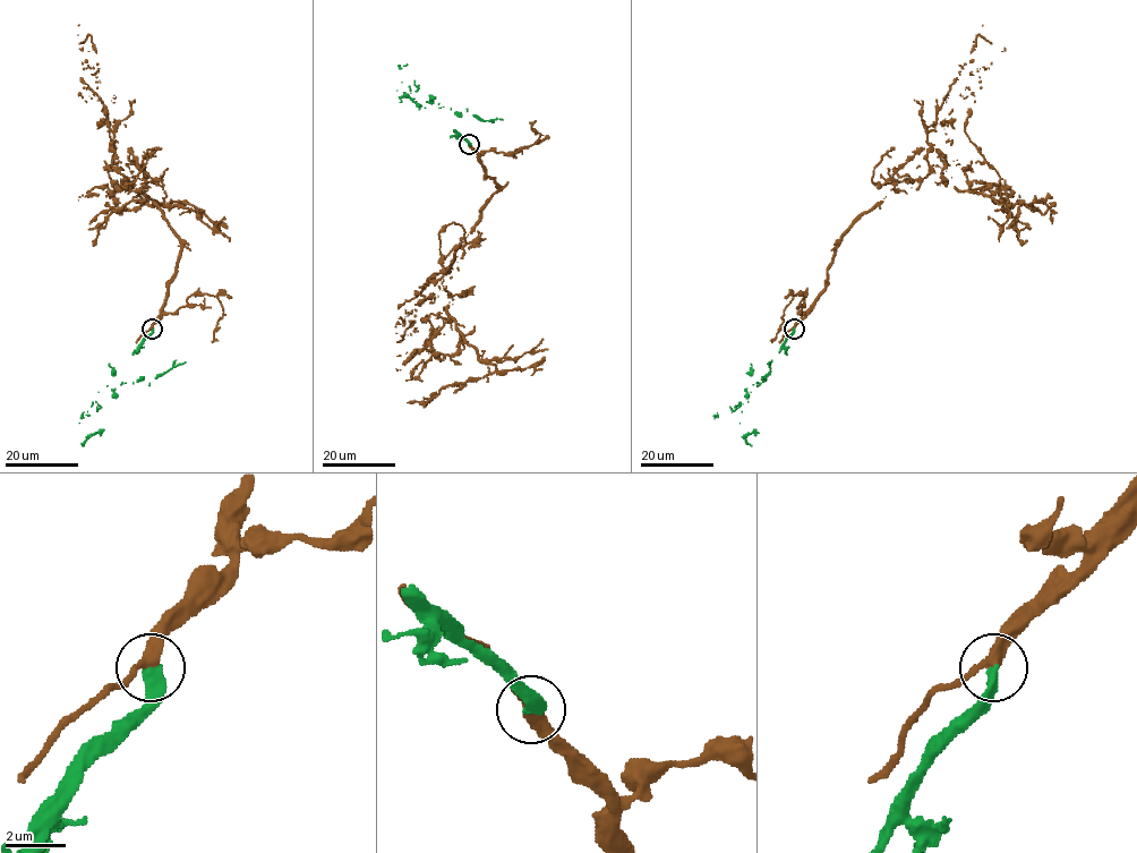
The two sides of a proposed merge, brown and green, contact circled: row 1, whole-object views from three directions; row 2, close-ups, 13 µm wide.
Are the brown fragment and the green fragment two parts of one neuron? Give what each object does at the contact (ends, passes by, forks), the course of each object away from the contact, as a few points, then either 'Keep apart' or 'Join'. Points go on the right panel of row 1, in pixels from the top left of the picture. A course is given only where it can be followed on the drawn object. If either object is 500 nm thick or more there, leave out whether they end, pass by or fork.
At the ring brown passes by. At the ring green ends. Course of brown: (794, 329), (825, 289), (840, 237), (940, 161), (957, 160), (967, 190), (1049, 209), (1052, 223). Course of green: (794, 329), (757, 383), (746, 389), (746, 395), (737, 406), (744, 435), (755, 429). Join

